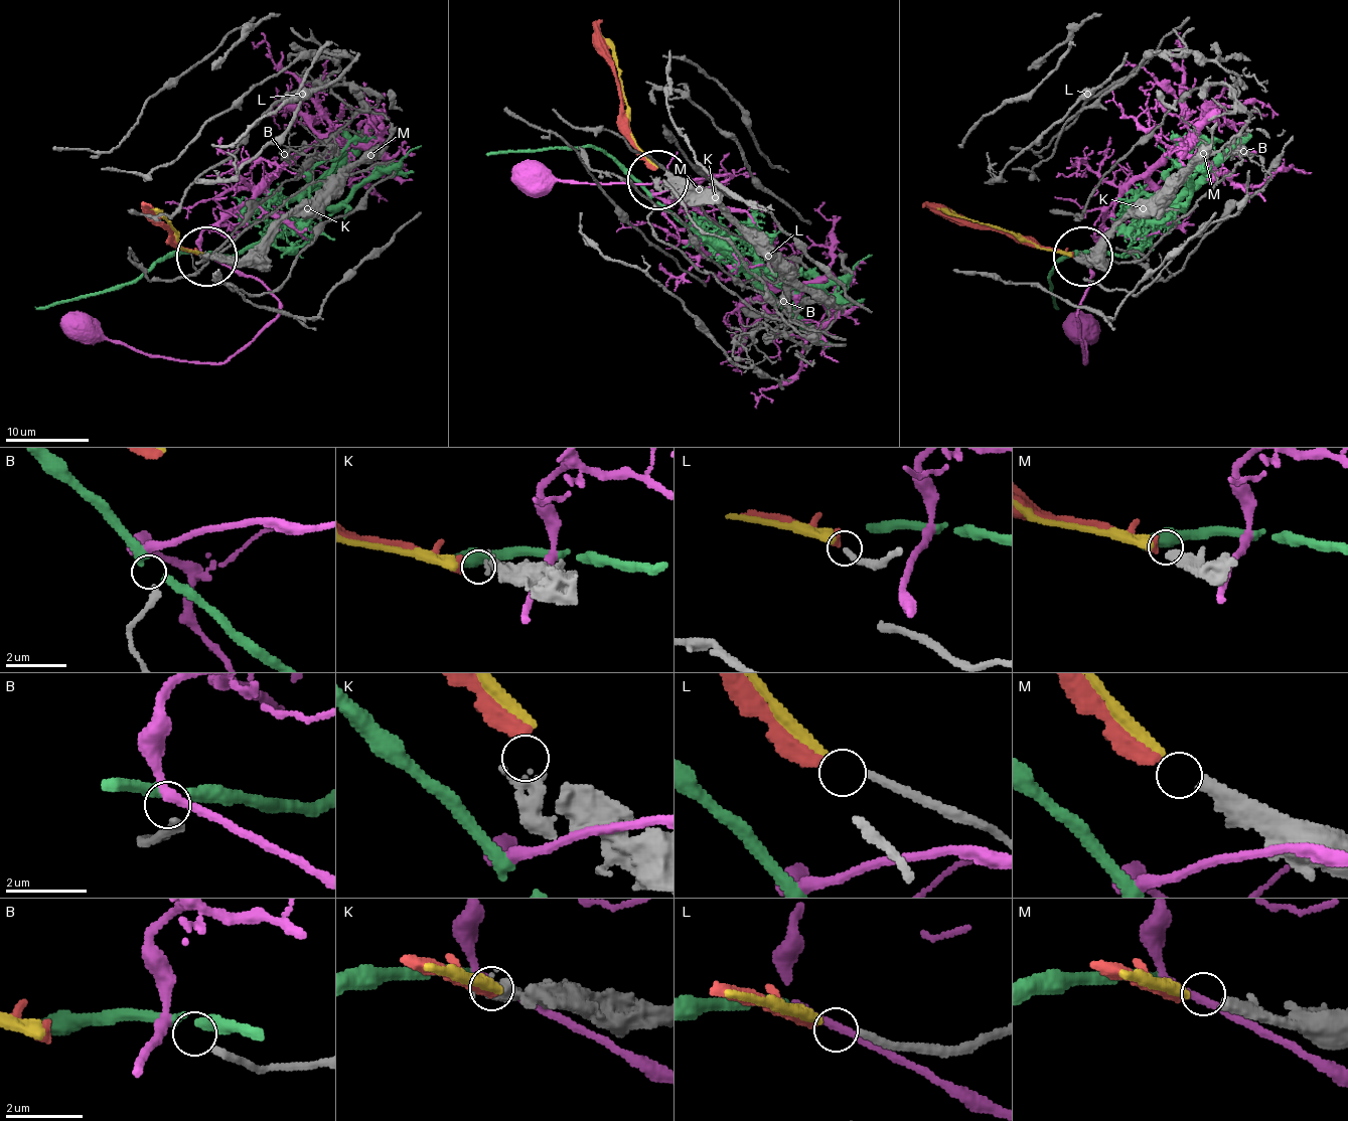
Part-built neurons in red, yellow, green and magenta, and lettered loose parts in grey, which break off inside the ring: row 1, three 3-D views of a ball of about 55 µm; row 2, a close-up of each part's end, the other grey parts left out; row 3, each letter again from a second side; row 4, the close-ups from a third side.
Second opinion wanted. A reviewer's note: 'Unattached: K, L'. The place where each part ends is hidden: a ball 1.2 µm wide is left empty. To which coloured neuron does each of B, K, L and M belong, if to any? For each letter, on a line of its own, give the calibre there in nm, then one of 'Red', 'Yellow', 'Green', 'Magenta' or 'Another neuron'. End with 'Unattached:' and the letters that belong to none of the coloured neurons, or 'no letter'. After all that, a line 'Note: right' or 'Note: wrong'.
B: Thickness 200 nm. Another neuron
K: Thickness 400 nm. Another neuron
L: Thickness 170 nm. Yellow
M: Thickness 360 nm. Red
Unattached: B, K
Note: wrong

